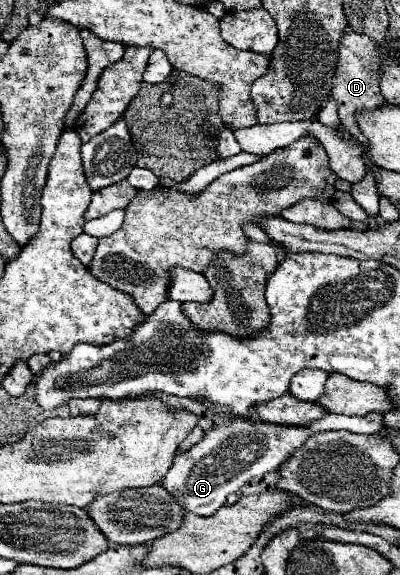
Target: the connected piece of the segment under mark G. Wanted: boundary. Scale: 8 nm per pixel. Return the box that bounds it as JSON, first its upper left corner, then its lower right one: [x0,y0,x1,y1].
[161,414,383,516]

